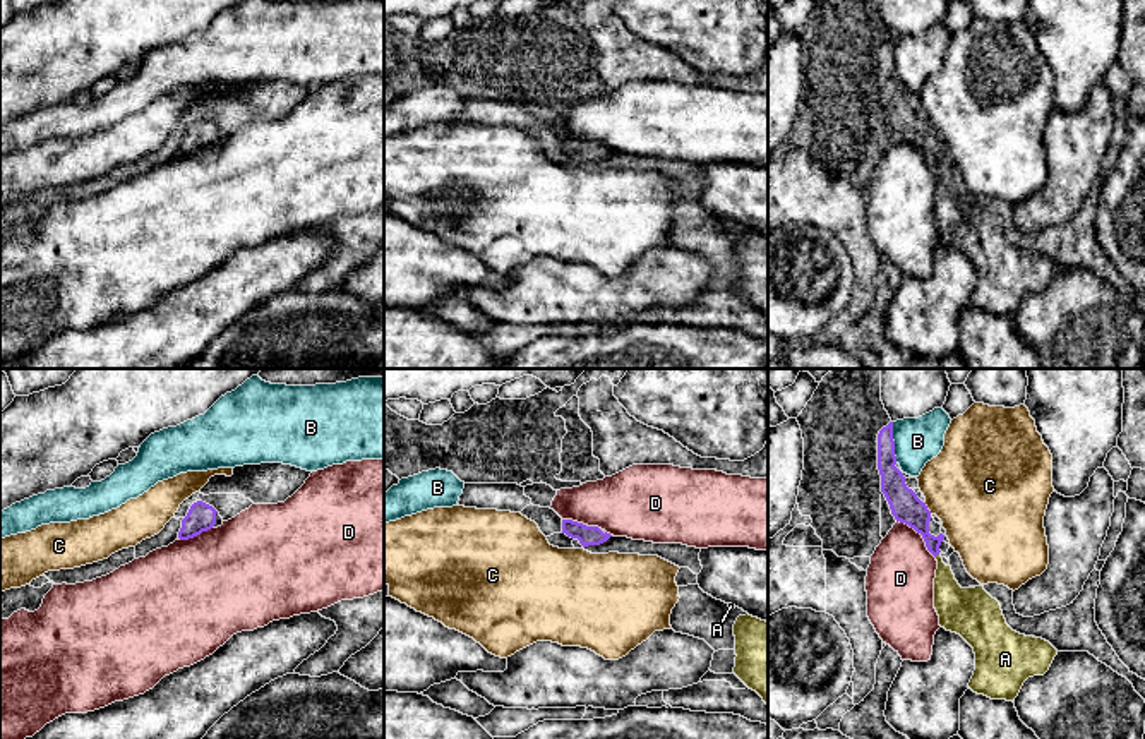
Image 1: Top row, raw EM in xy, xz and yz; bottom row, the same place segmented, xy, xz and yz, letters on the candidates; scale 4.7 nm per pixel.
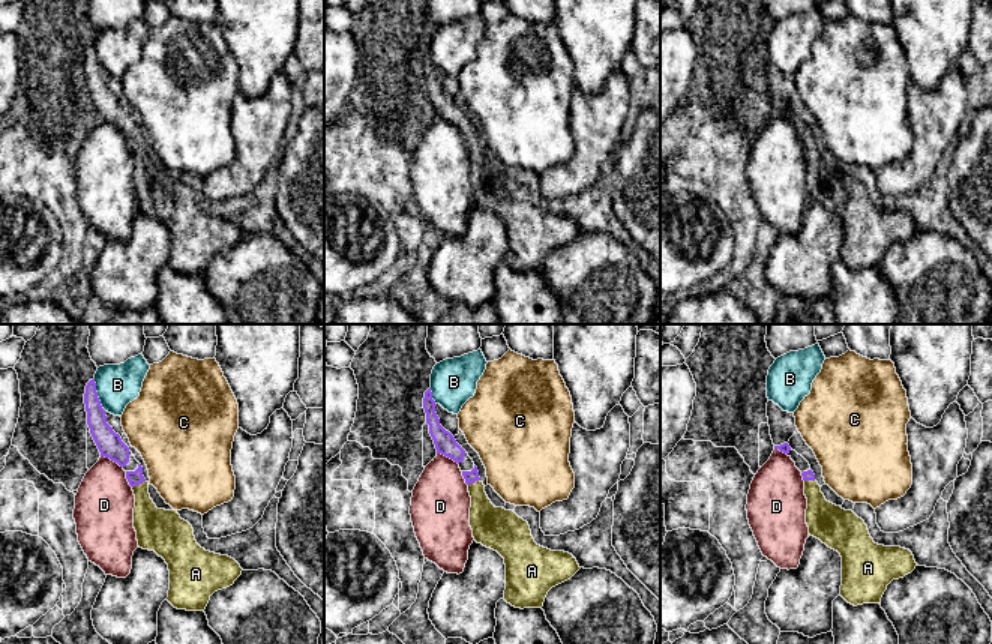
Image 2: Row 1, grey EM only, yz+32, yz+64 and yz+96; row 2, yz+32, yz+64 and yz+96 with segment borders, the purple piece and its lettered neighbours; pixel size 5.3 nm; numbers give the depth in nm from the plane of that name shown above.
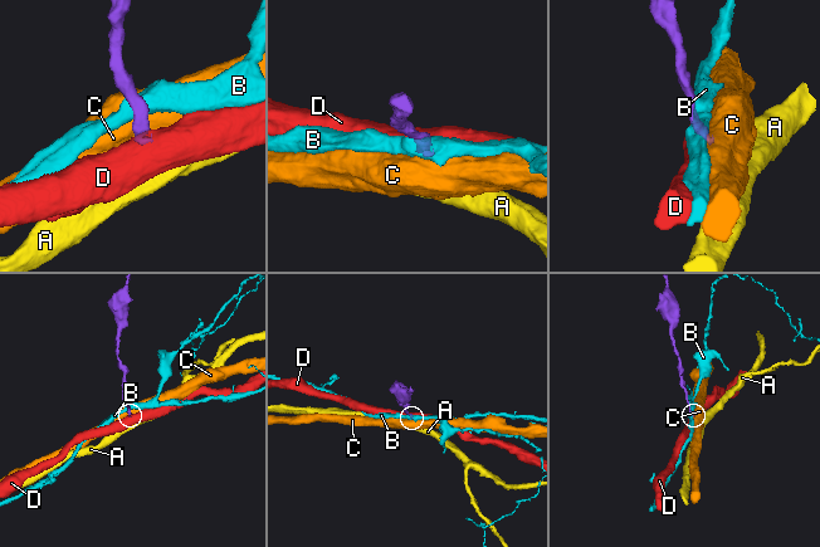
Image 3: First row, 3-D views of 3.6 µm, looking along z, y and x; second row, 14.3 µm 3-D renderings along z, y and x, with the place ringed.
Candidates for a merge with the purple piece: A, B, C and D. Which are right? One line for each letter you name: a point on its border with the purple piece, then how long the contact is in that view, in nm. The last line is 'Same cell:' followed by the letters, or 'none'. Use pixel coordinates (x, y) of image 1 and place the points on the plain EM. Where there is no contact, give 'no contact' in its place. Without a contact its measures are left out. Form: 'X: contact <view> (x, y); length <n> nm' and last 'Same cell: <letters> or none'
A: contact yz (936, 170); length 30 nm
Same cell: A

